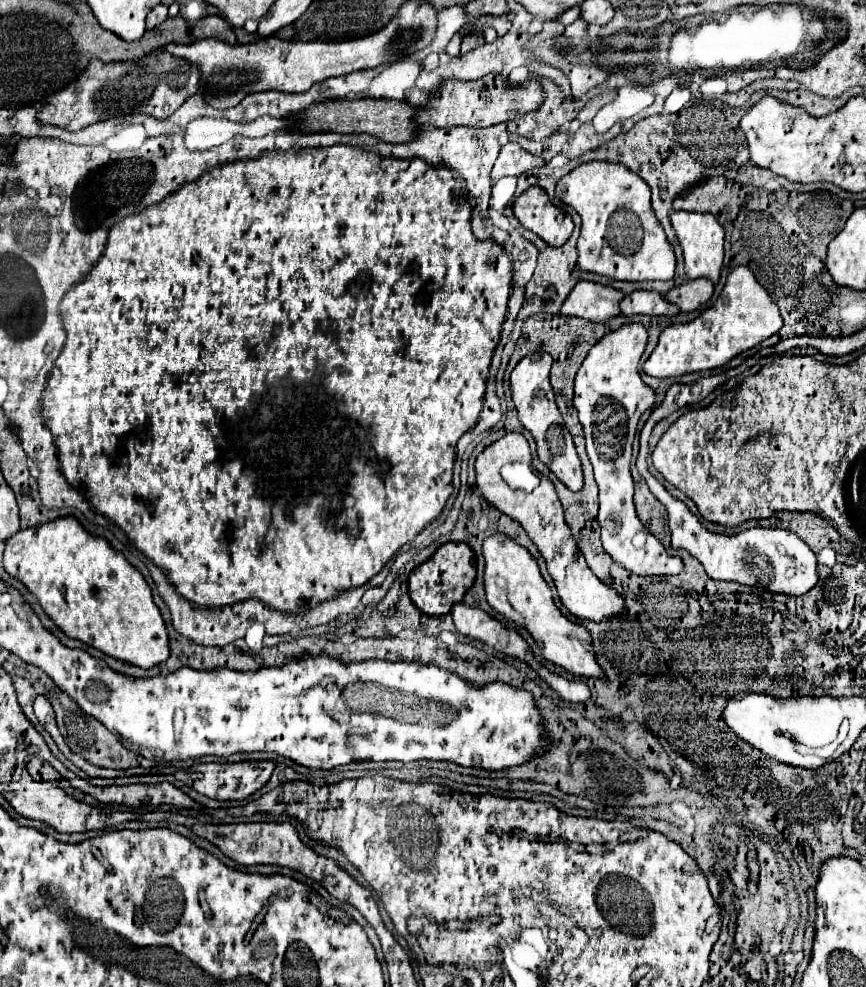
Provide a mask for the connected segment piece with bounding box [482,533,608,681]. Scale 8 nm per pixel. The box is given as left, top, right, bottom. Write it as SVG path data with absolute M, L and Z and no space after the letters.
M490 535L482 543L482 555L486 561L484 567L484 591L486 601L508 621L524 627L532 639L544 649L544 659L562 667L568 673L586 679L608 681L602 667L596 665L596 655L592 647L592 635L584 625L578 625L566 619L554 605L552 591L544 577L540 575L538 561L528 553L526 547L520 547L508 535Z

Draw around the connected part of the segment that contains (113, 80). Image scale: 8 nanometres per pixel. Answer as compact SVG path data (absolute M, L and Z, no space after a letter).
M154 51L124 63L102 63L92 59L84 75L48 99L50 107L40 111L38 121L52 123L68 131L80 131L102 119L130 113L146 113L156 119L166 119L188 99L186 95L194 95L198 91L198 85L200 67L176 55L168 55L168 51Z

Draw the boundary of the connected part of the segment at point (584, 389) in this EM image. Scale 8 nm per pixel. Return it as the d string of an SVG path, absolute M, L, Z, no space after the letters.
M628 323L602 337L584 359L574 381L574 409L584 427L586 451L600 489L600 539L604 551L634 575L678 575L684 569L680 557L666 553L662 543L642 525L634 509L634 483L630 475L632 441L640 415L654 405L654 391L642 383L638 363L648 333L640 323Z

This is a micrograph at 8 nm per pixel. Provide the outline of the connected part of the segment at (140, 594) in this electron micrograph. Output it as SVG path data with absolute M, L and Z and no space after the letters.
M72 515L58 517L48 523L20 529L6 541L4 569L10 577L22 581L26 589L38 599L44 613L62 629L68 637L80 639L106 655L122 659L126 663L150 669L168 659L168 633L164 619L152 601L152 591L140 571L136 571L120 551L116 551L104 537L88 533L80 521Z

